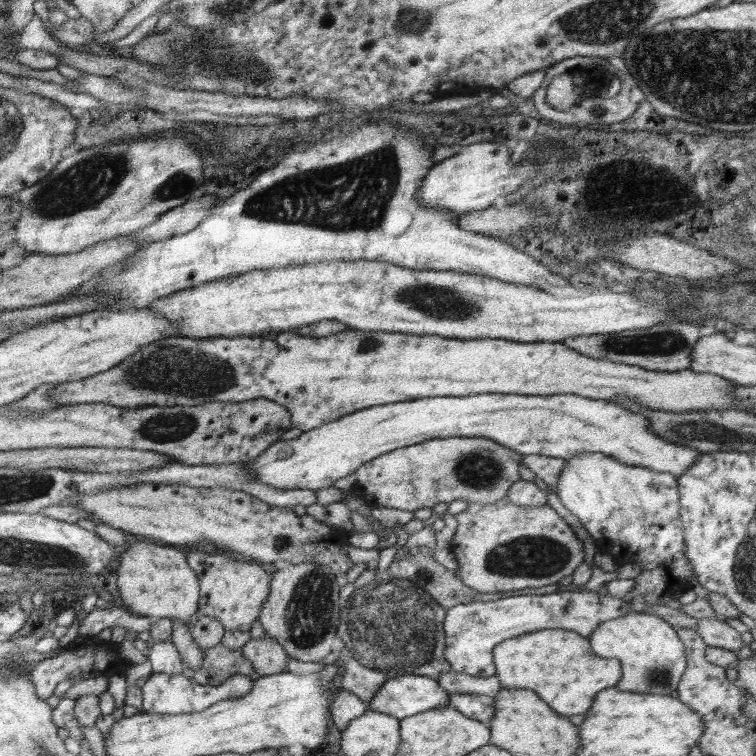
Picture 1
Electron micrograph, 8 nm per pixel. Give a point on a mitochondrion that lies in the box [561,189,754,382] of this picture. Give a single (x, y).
(657, 344)

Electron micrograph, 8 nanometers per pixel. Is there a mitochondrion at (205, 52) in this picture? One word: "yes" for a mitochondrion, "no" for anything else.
yes

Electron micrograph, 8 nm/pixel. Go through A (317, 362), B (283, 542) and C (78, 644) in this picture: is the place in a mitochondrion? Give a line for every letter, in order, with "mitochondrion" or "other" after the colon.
A: other
B: other
C: other

